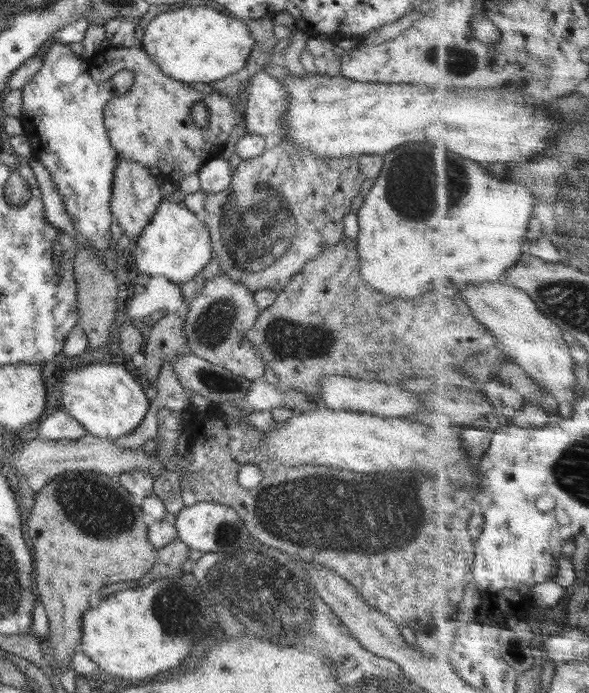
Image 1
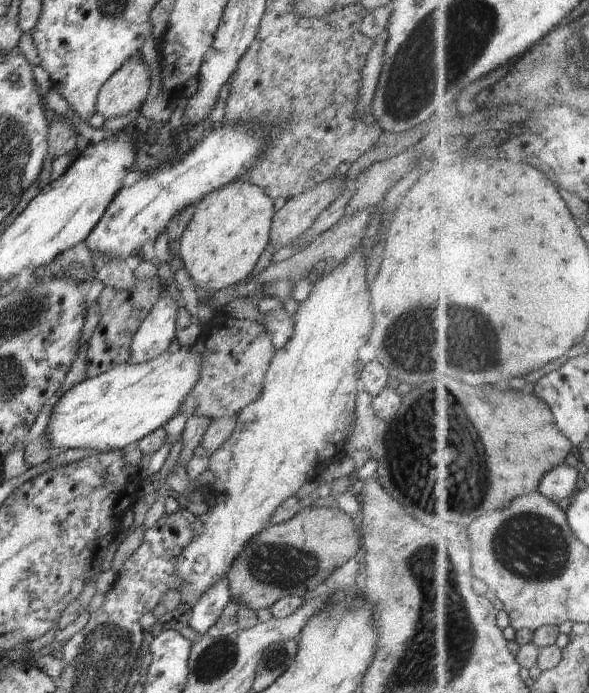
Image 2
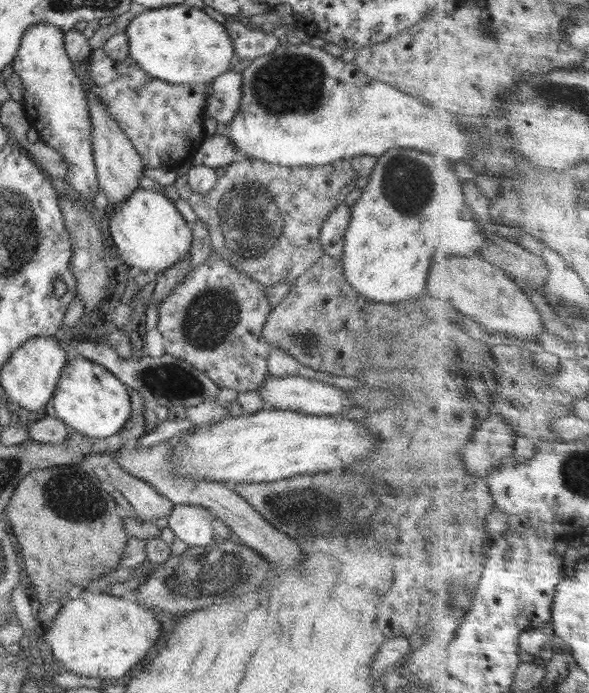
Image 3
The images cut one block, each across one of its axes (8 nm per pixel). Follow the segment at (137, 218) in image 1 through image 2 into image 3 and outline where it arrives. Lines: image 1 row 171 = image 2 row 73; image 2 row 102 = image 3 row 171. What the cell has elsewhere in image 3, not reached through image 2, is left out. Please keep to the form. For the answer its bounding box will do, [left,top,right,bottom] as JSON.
[75,59,145,208]

